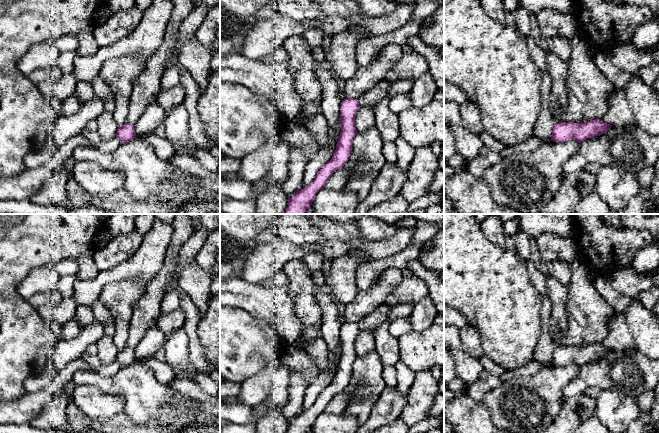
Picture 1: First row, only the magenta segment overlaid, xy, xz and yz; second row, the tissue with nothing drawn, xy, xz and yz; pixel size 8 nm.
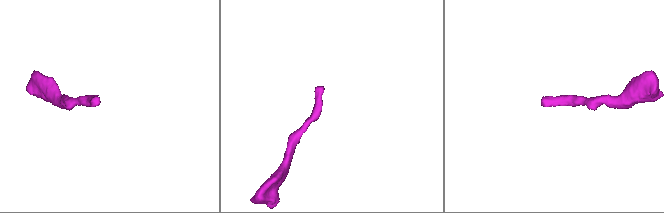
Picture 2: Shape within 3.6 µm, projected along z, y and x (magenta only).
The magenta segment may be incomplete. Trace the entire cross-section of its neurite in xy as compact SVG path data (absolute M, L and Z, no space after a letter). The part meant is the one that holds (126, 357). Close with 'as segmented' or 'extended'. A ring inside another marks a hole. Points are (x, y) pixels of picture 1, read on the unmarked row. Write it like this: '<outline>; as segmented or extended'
M126 346L118 352L116 360L120 363L121 367L132 365L136 361L134 349Z; as segmented

